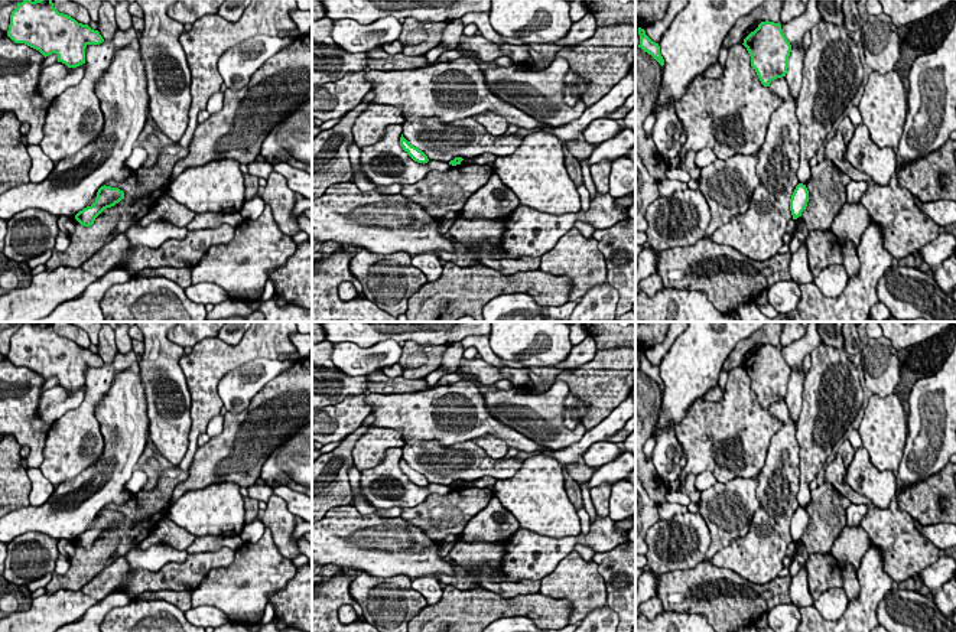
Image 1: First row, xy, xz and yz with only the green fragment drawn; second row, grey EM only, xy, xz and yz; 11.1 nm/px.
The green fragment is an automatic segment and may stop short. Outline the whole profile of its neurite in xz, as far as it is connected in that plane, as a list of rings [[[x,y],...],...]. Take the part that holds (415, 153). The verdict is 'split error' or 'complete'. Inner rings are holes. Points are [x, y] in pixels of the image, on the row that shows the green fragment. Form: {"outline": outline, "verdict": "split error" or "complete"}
{"outline": [[[401,134],[400,137],[400,146],[403,147],[403,150],[417,163],[427,163],[429,159],[427,156],[419,150],[417,147],[412,146]]], "verdict": "complete"}

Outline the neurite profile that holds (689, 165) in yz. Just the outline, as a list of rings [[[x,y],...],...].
[[[689,152],[685,157],[685,162],[680,164],[680,167],[690,175],[690,179],[699,180],[700,167],[696,166],[695,156],[696,152]]]

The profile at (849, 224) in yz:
[[[846,202],[832,222],[832,232],[839,244],[852,241],[858,247],[869,224],[869,212],[862,203]]]

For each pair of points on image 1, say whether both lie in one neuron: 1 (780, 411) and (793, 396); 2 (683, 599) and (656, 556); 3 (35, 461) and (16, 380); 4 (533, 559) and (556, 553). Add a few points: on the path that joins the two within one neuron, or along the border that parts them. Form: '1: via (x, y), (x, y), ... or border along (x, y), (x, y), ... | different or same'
1: border along (783, 400), (790, 419), (796, 424) | different
2: border along (699, 562), (689, 569), (672, 570), (657, 576) | different
3: via (35, 437), (29, 429), (29, 391) | same
4: via (539, 554), (550, 553) | same

